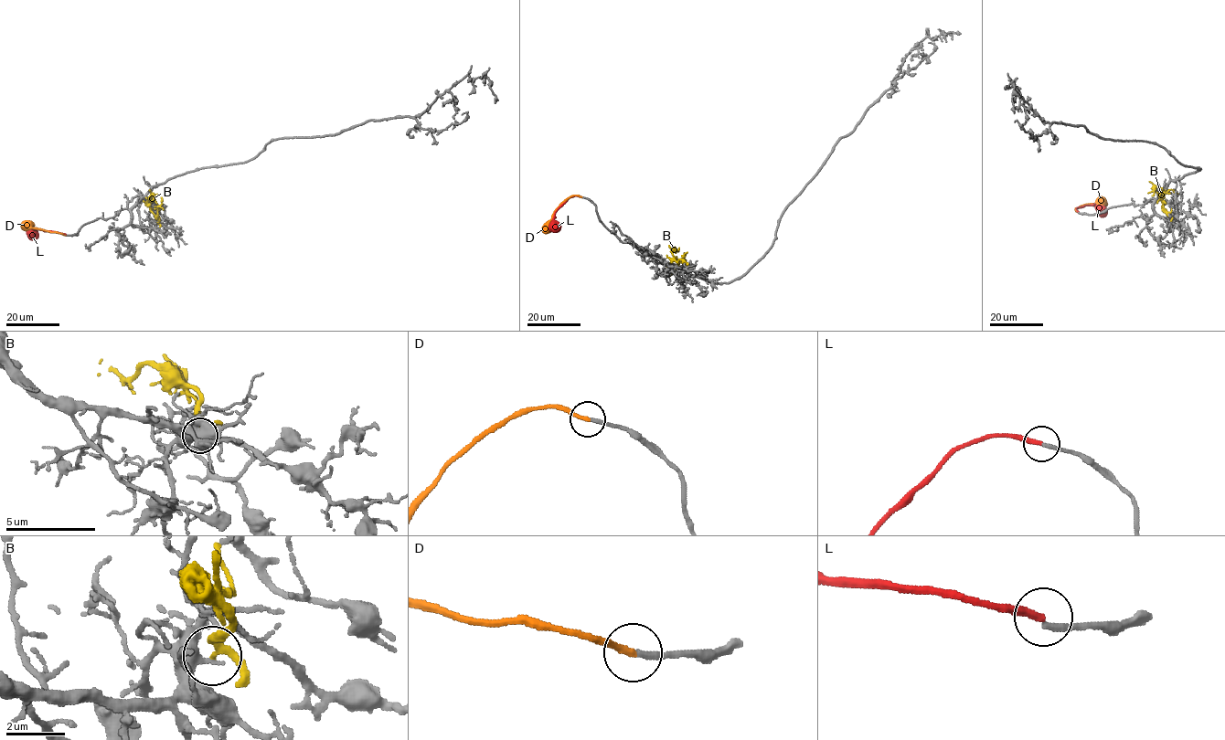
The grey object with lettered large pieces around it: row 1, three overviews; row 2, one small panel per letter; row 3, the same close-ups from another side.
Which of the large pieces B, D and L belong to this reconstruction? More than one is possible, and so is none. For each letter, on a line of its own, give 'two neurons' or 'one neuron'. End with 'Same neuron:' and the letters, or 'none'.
B: two neurons
D: one neuron
L: two neurons
Same neuron: D

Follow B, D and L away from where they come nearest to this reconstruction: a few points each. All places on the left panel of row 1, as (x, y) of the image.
B: (157, 224), (158, 218), (150, 210), (151, 195), (143, 200)
D: (65, 235), (25, 227), (22, 225)
L: (65, 234), (34, 229), (32, 237)

